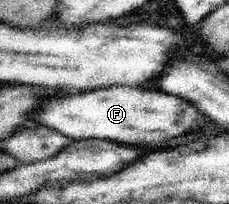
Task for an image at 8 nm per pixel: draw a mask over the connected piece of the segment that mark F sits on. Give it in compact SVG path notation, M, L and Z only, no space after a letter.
M113 86L93 90L89 94L49 100L45 108L41 108L35 116L39 124L55 128L75 140L103 138L137 148L153 148L159 144L167 144L169 140L181 138L187 132L199 132L203 126L209 124L209 118L199 114L195 106L183 102L183 98L175 98L161 90L149 90L139 86Z

